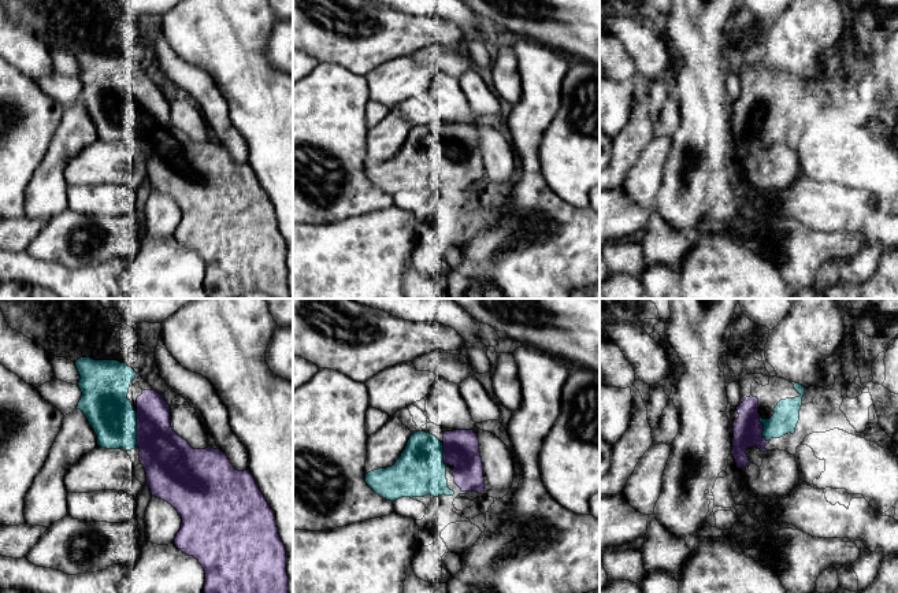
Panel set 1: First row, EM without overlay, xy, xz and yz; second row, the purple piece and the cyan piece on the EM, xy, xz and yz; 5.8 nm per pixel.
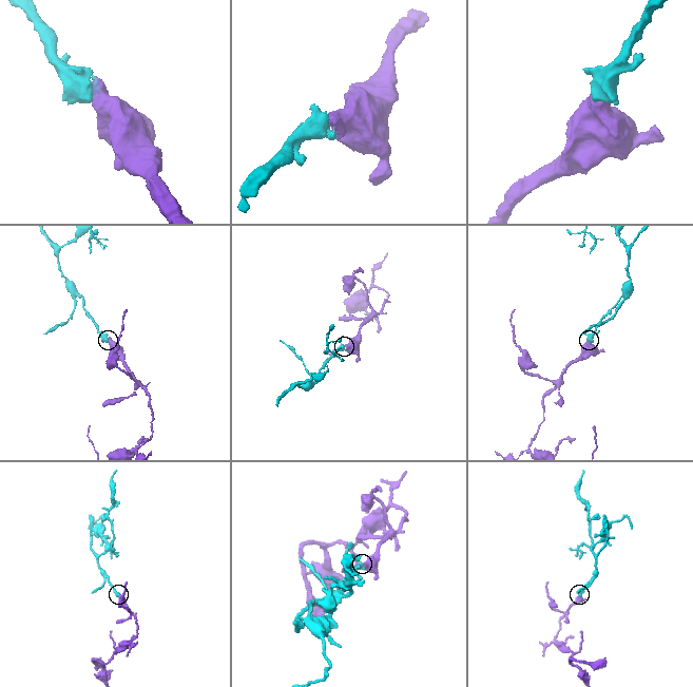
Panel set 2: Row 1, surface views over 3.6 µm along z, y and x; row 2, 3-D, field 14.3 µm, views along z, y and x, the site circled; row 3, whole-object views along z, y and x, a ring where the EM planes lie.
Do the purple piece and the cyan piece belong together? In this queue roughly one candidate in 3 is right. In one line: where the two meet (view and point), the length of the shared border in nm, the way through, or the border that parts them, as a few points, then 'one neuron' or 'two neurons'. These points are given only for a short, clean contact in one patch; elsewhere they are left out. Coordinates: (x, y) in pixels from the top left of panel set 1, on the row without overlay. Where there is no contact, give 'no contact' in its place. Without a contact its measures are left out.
meets purple in xy at (137, 122); contact 200 nm long; one neuron

